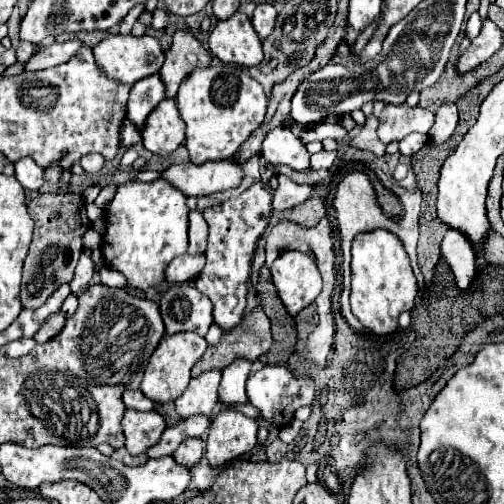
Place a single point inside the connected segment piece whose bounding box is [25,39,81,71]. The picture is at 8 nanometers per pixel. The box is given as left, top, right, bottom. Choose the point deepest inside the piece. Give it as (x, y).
(58, 53)

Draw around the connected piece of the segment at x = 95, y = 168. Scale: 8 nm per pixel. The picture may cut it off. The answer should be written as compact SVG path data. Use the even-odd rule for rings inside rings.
M90 153L83 156L81 159L81 165L83 165L83 169L87 173L91 173L91 175L95 175L95 173L99 173L104 165L104 158L102 155L98 153Z

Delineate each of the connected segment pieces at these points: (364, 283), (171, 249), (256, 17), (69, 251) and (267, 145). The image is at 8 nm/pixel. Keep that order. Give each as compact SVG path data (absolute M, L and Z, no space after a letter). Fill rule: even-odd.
M377 229L371 233L361 233L353 241L353 261L351 261L351 311L361 321L361 325L373 335L391 335L399 329L399 315L415 307L419 289L397 235Z
M165 179L151 183L127 181L119 185L115 199L107 207L107 231L101 243L105 263L121 271L127 277L129 287L141 291L155 287L163 281L169 261L187 251L187 217L187 195Z
M263 3L263 5L257 5L255 13L253 13L253 27L257 31L257 35L265 41L271 33L273 33L273 27L275 27L275 19L277 19L277 11L271 3Z
M77 191L63 195L37 195L29 203L29 217L35 223L33 241L23 267L21 281L21 303L25 309L41 307L47 297L57 291L59 285L73 279L79 255L83 253L83 233L91 227L85 215L85 201Z
M275 127L267 133L261 149L261 157L267 165L287 165L295 171L309 169L309 151L291 133L289 127Z

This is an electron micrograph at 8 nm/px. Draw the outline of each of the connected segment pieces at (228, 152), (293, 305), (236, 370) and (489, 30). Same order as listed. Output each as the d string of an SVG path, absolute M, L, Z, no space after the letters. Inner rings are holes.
M217 65L195 69L179 87L177 109L187 125L185 147L195 165L215 159L227 159L237 153L241 143L263 123L267 99L263 87L235 65Z
M283 251L271 265L279 299L291 315L311 305L321 293L321 275L311 253Z
M233 361L233 365L223 369L223 379L219 385L219 401L227 407L247 403L245 381L251 375L253 365L249 361Z
M485 19L483 27L481 27L481 33L471 41L471 45L467 47L467 51L453 65L455 71L457 73L469 73L469 71L473 71L481 63L485 63L501 47L501 43L503 43L501 29L493 21Z

